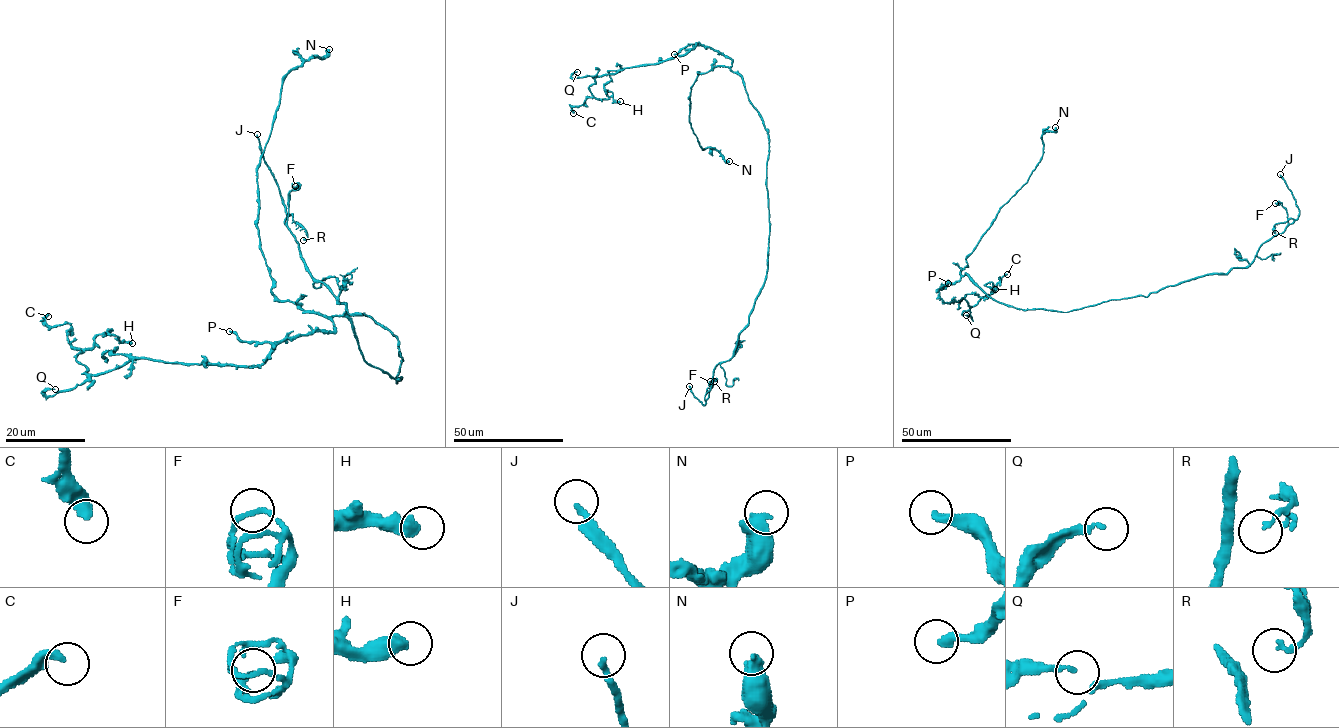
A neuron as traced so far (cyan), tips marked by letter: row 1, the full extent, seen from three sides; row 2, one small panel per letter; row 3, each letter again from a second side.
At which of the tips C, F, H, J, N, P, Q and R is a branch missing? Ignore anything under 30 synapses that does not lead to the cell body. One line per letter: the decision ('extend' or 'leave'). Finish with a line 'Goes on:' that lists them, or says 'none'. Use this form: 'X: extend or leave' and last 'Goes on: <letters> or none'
C: leave
F: leave
H: leave
J: extend
N: leave
P: leave
Q: leave
R: leave
Goes on: J

